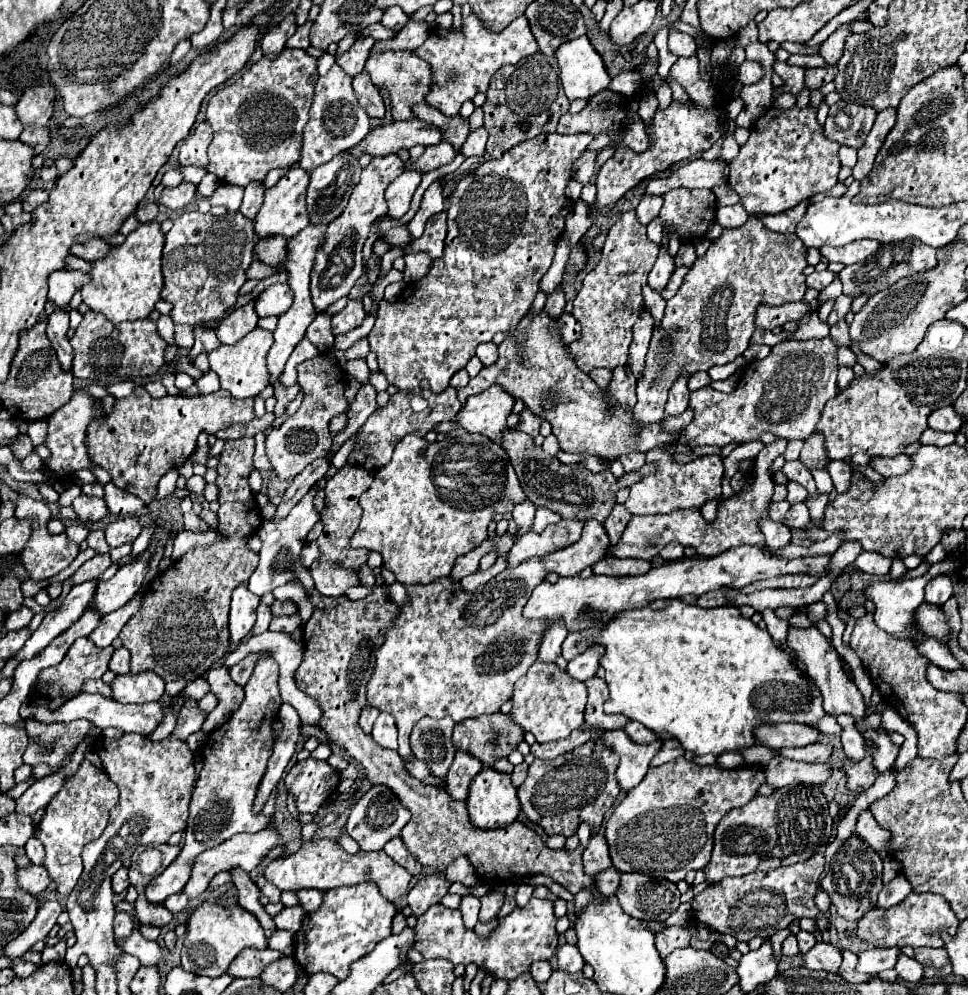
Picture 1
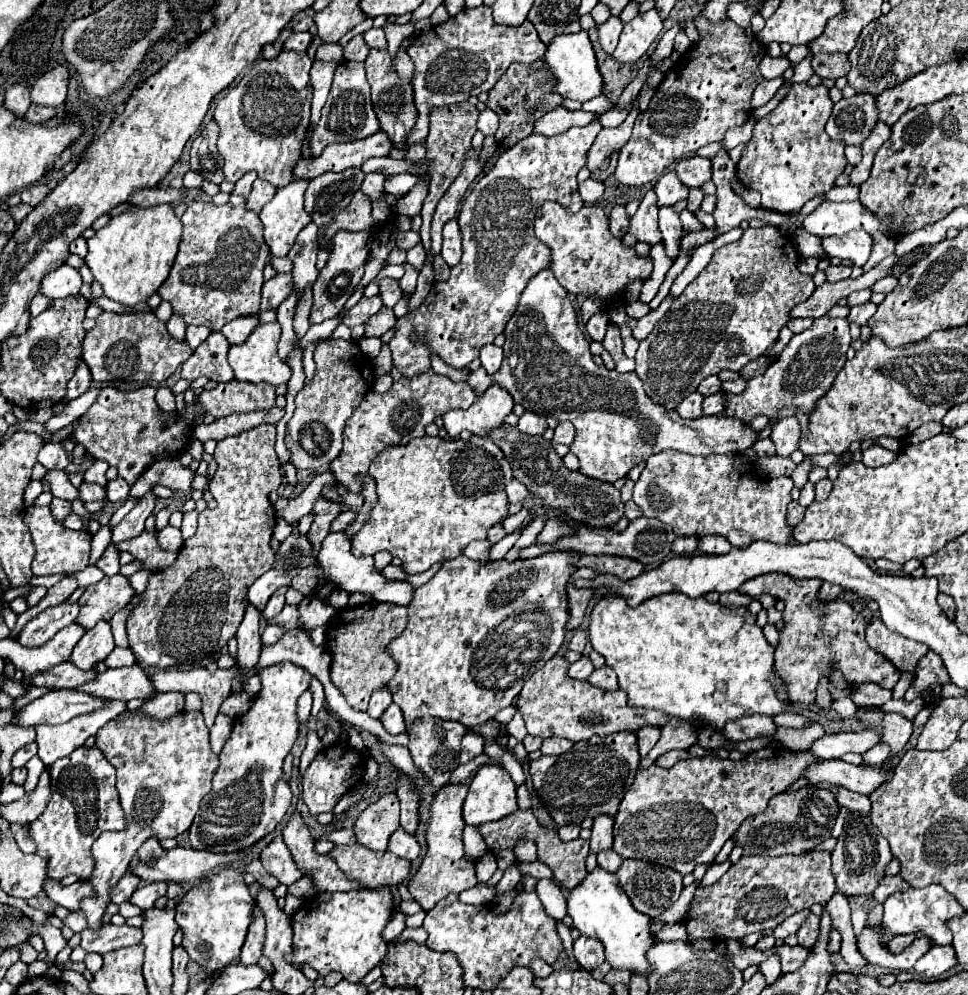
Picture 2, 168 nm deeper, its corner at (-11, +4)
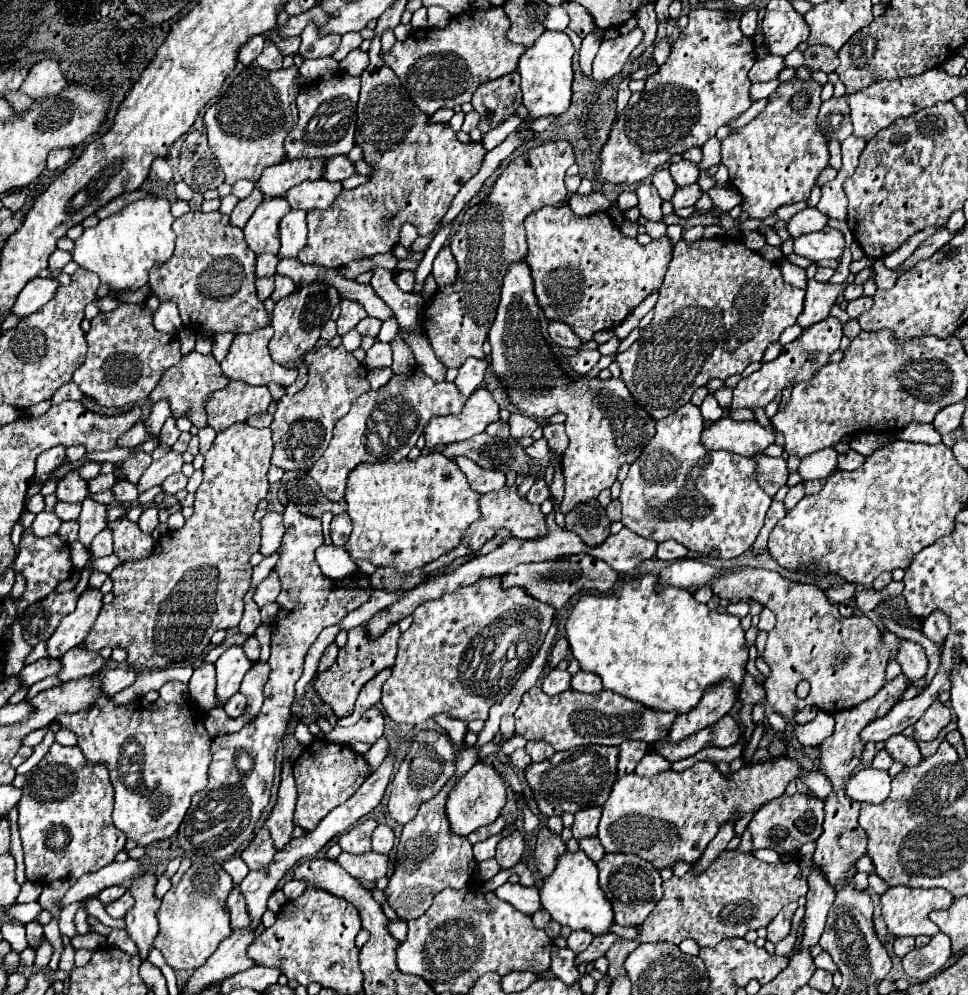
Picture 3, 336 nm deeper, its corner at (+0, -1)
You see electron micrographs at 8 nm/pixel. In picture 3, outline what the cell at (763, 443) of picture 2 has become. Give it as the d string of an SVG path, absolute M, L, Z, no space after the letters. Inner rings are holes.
M758 454L756 462L758 462L758 470L756 470L758 484L768 496L774 498L776 492L786 484L786 478L788 478L786 460L784 458L768 458L764 454Z

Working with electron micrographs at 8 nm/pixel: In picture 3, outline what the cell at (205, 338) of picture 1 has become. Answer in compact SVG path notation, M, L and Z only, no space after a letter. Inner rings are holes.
M190 352L190 354L186 354L178 364L174 364L172 368L168 368L168 370L162 374L158 386L150 392L148 402L150 402L150 404L156 404L156 402L160 402L160 400L164 398L164 400L168 400L174 418L188 416L190 422L192 422L192 426L196 426L196 428L206 428L206 426L208 426L208 418L204 404L210 400L210 394L212 394L212 392L222 390L228 382L230 382L228 376L224 376L220 364L214 360L212 354L204 356L204 354L200 354L200 352Z

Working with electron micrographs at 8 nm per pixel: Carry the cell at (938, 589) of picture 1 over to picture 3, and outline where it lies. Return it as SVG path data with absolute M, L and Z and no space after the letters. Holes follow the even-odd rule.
M932 612L928 618L924 618L922 622L922 634L932 640L936 646L938 646L938 640L946 640L948 636L948 630L950 630L950 622L946 620L946 614L942 612Z

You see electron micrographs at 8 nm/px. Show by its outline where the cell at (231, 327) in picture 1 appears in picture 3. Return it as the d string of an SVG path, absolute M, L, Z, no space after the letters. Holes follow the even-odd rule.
M226 332L226 334L216 334L216 336L214 336L212 354L216 356L216 360L218 360L218 362L226 358L228 348L230 348L230 344L232 344L232 338L234 338L234 334L230 334L230 332Z

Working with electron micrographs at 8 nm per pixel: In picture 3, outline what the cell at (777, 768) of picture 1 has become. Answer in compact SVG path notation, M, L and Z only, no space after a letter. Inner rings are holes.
M862 768L854 776L850 776L846 792L856 802L882 804L890 794L890 776L884 770Z

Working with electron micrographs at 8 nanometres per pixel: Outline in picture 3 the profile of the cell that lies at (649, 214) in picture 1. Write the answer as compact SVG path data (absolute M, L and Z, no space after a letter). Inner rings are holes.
M660 168L660 170L652 176L652 184L658 188L658 194L660 194L662 200L670 200L670 198L674 196L676 188L678 188L678 186L674 184L668 168Z

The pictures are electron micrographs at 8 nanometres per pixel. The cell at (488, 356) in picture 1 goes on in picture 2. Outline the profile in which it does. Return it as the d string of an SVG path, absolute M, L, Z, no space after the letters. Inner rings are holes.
M485 345L483 349L481 349L481 355L479 355L479 359L481 359L481 365L485 367L485 371L489 373L489 375L493 375L499 367L501 367L501 361L503 361L503 349L501 347L497 347L497 345Z

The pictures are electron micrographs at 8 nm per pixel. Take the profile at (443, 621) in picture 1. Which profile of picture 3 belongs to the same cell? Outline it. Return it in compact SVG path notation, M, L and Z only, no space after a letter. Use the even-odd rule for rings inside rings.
M484 578L438 600L430 600L414 610L412 626L398 640L398 656L392 676L382 688L382 706L394 722L420 724L440 712L464 722L486 720L490 706L500 702L516 684L520 674L536 658L548 628L552 626L554 608L530 598L522 588L502 590L500 578Z

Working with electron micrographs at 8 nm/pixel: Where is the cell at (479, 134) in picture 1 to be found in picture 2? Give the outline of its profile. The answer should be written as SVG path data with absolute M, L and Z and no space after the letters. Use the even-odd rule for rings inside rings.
M485 109L485 111L479 115L477 127L479 127L479 131L481 131L485 137L487 137L487 135L495 135L495 131L497 131L497 113L491 111L491 109Z

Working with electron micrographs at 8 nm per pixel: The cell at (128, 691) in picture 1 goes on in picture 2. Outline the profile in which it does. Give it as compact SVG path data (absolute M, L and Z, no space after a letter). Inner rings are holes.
M139 665L107 669L105 673L99 673L97 679L81 685L79 691L103 699L119 699L119 701L147 699L155 695L153 683L149 683L149 675Z

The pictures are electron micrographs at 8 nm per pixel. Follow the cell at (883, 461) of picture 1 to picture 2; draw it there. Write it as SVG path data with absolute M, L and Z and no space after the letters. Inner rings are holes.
M873 445L863 451L863 463L867 467L883 467L883 465L893 463L893 459L897 459L897 453L879 445Z

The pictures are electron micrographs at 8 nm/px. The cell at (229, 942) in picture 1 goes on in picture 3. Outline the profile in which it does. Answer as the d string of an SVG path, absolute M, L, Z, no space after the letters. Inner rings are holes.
M194 862L182 876L176 888L168 890L158 910L160 930L154 940L168 966L174 970L196 970L218 948L218 944L230 936L230 914L226 910L226 896L232 890L232 878L222 870L218 862L202 864Z

